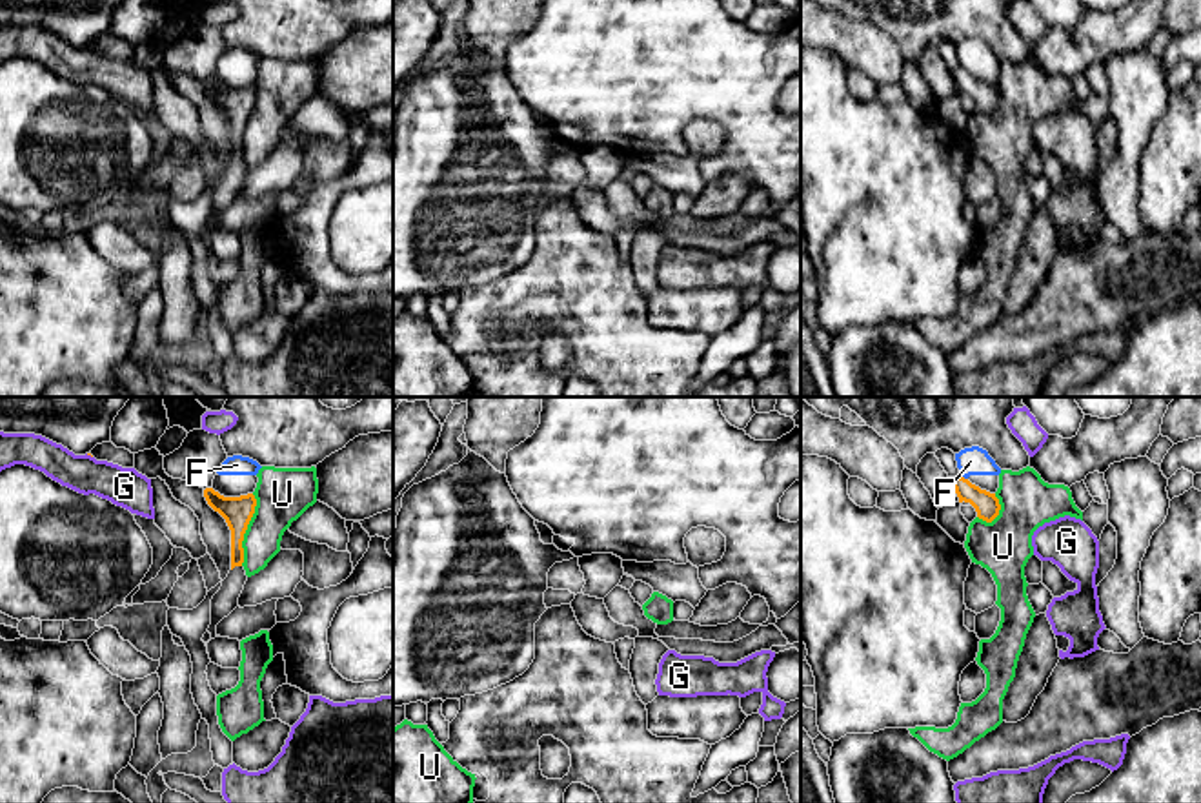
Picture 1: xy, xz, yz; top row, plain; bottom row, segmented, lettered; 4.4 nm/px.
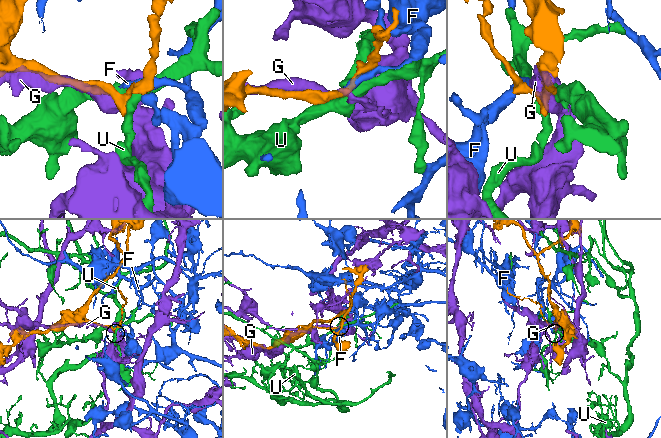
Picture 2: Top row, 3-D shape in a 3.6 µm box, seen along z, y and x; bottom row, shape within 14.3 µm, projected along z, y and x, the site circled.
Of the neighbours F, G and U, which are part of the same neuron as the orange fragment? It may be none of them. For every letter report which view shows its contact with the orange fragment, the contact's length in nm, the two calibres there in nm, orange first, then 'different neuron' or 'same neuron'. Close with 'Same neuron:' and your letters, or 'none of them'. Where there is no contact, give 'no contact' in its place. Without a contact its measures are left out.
F: yz | 50 nm | 110/130 nm | different neuron
G: xy | 40 nm | 20/180 nm | different neuron
U: xy | 320 nm | 130/240 nm | different neuron
Same neuron: none of them

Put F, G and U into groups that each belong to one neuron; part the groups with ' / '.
F / G / U

